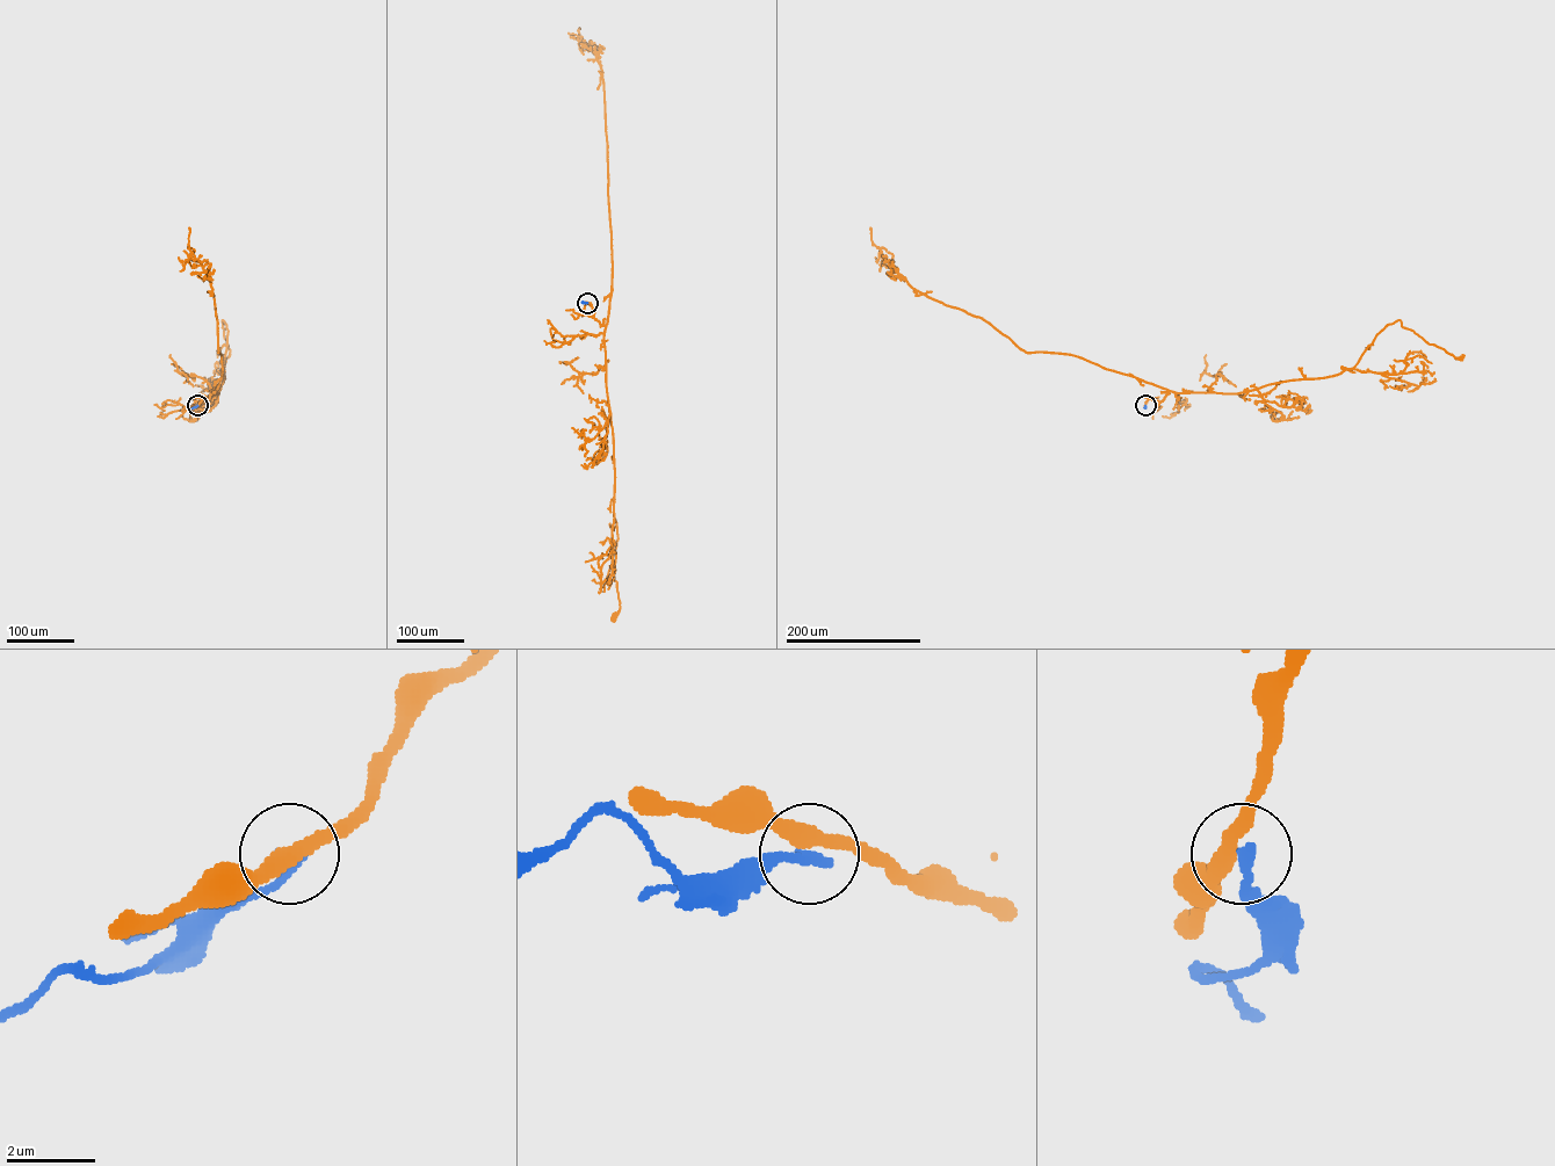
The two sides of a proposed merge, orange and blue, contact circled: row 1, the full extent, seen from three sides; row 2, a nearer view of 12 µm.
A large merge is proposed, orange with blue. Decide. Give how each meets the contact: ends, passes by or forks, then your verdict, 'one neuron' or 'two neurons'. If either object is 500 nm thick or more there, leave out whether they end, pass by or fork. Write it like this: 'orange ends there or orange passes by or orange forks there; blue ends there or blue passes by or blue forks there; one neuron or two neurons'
orange passes by; blue ends there; two neurons

